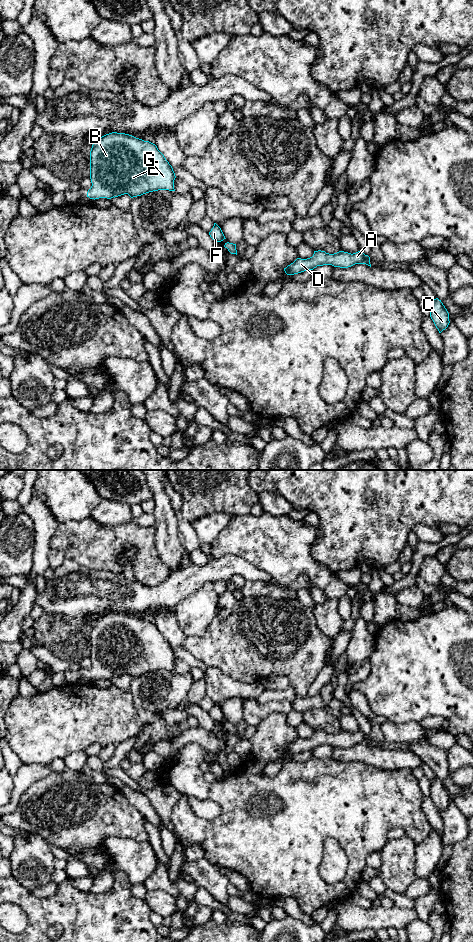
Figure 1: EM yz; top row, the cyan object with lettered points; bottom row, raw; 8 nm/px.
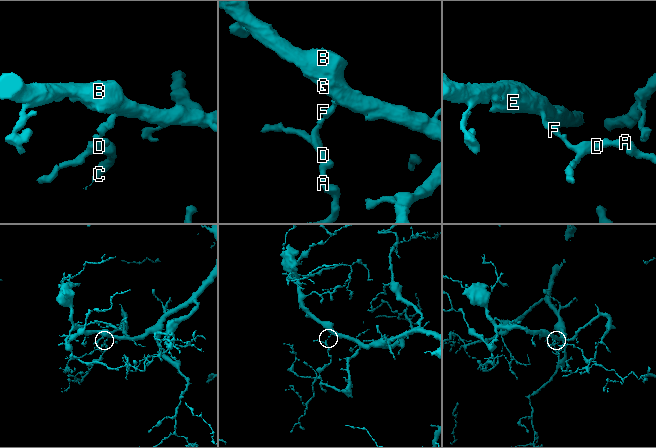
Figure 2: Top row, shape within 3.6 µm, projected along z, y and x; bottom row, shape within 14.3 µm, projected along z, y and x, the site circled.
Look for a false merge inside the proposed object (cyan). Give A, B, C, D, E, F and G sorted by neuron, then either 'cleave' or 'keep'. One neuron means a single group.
A B C D E F G | keep

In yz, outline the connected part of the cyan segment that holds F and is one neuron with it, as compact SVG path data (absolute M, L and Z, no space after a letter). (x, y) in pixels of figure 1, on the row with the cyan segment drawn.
M214 223L213 228L209 232L209 235L215 242L221 242L226 239L221 228L216 223Z

